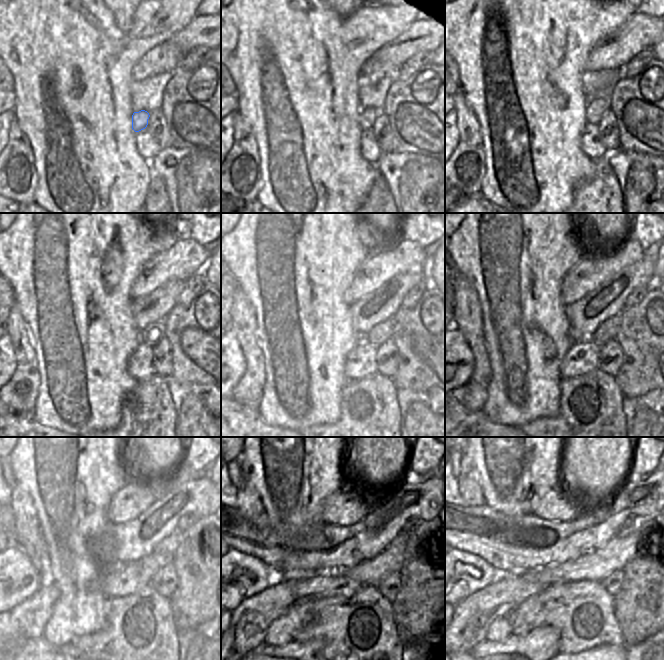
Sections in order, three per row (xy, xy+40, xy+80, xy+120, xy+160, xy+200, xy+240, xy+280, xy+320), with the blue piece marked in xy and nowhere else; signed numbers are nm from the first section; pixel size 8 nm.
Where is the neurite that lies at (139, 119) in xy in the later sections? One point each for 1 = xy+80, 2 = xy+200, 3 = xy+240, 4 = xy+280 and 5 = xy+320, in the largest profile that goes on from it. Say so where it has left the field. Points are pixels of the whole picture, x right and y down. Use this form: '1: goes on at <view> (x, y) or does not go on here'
1: goes on at xy+80 (597, 107)
2: goes on at xy+200 (608, 330)
3: goes on at xy+240 (169, 545)
4: goes on at xy+280 (399, 543)
5: goes on at xy+320 (627, 526)

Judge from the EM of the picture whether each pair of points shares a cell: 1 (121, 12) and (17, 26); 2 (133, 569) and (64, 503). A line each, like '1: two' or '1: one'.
1: two
2: two

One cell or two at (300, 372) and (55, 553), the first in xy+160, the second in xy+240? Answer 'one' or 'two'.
one

